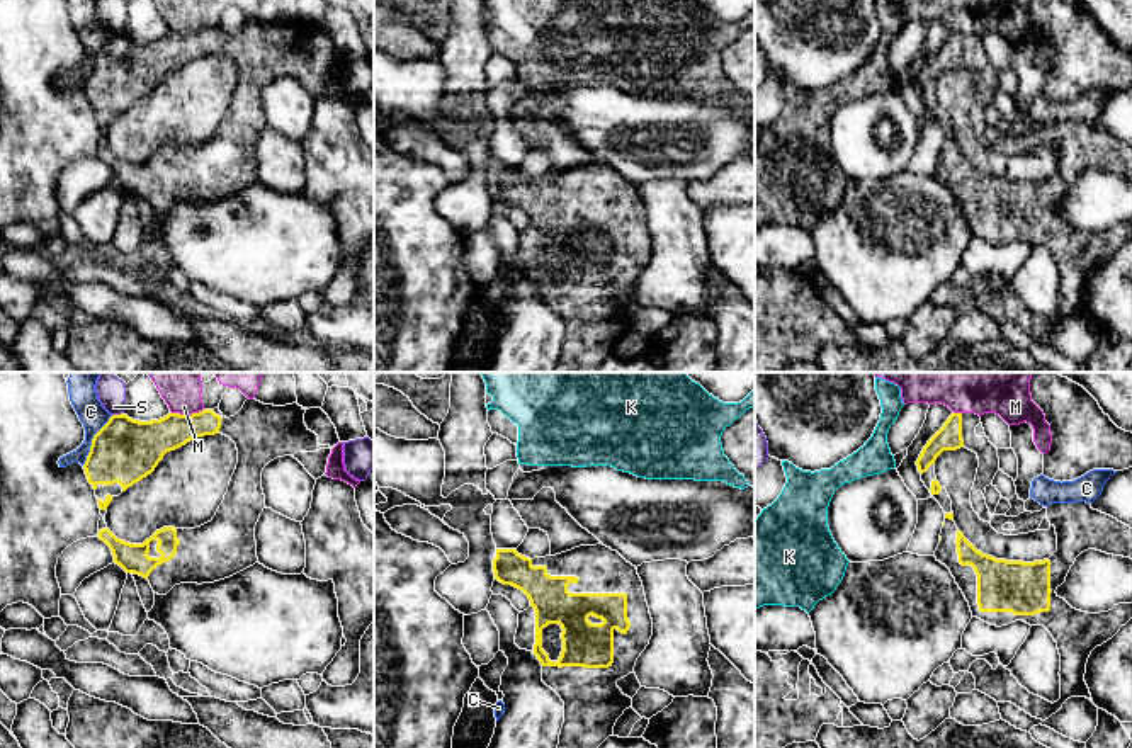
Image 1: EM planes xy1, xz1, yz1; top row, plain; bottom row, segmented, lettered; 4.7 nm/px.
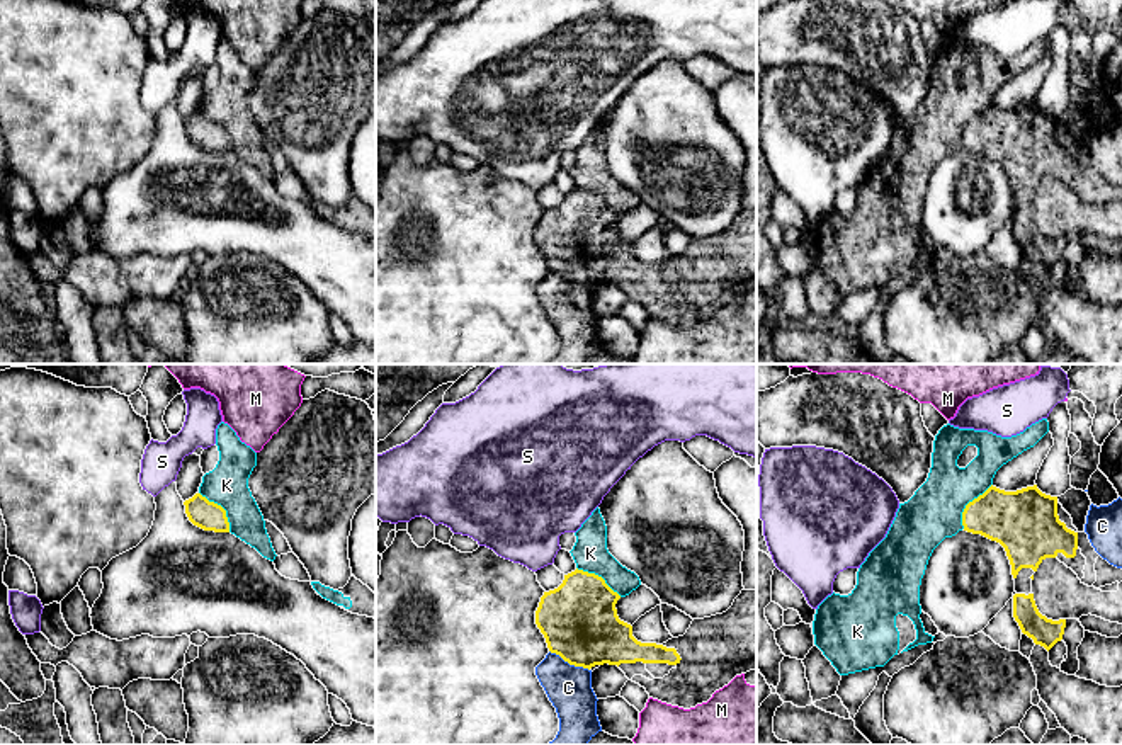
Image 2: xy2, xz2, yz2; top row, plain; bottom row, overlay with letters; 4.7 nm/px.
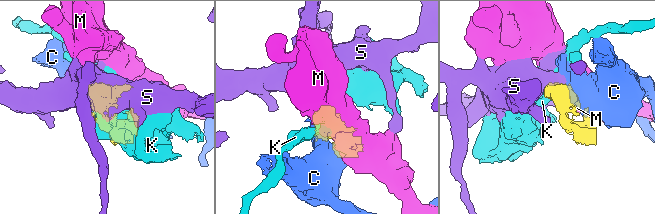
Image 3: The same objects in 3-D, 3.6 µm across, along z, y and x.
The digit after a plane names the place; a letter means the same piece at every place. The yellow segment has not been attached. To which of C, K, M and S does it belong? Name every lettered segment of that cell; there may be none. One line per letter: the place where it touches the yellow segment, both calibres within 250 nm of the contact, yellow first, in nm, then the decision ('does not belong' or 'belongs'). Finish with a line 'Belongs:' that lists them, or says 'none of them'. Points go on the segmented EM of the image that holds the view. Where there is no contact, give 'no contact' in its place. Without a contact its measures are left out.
C: xy1 (92, 441) | 320/130 nm | does not belong
K: yz2 (968, 504) | 280/260 nm | does not belong
M: xy1 (187, 415) | 220/220 nm | does not belong
S: xy1 (118, 415) | 320/140 nm | does not belong
Belongs: none of them

